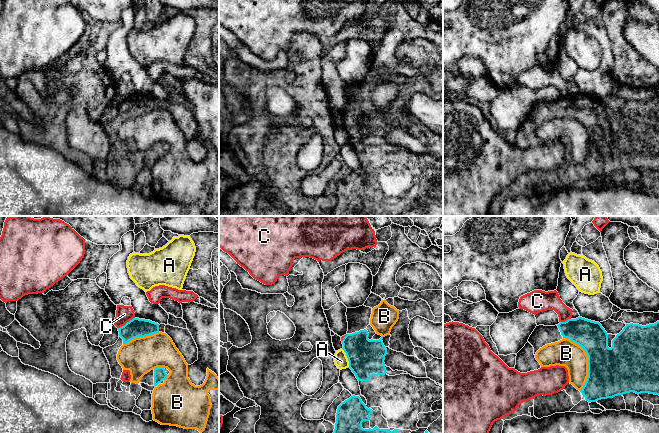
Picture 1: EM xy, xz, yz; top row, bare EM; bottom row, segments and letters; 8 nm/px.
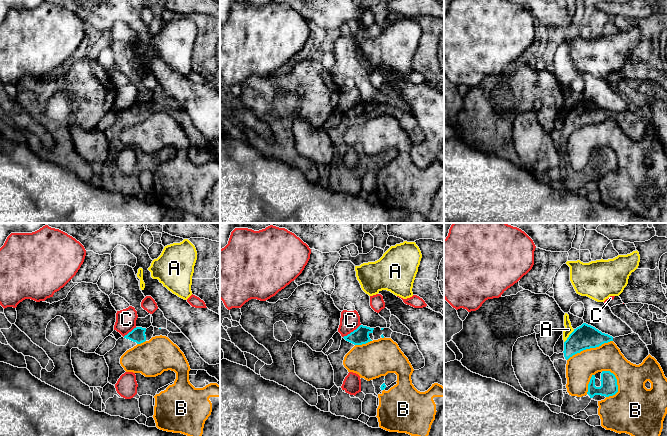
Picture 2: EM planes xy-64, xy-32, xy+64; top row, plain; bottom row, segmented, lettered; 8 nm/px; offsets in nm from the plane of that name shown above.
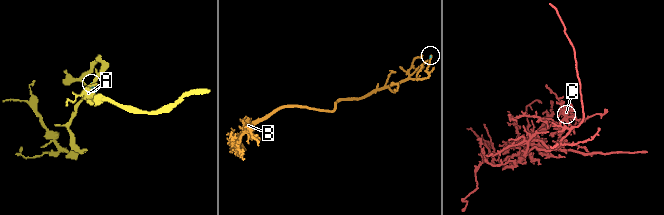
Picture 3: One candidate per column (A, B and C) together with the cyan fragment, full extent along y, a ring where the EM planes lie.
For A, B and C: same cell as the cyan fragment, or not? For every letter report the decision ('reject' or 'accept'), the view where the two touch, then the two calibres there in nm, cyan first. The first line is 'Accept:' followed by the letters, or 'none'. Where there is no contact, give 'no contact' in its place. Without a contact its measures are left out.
Accept: none
A: reject; meets cyan in xz; 300 nm thick on the cyan side, 110 nm on the other
B: reject; meets cyan in yz; 380 nm thick on the cyan side, 220 nm on the other
C: reject; meets cyan in xy; 150 nm thick on the cyan side, 140 nm on the other

